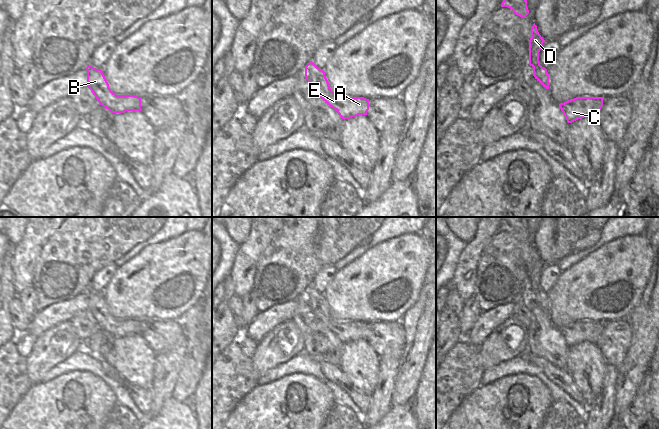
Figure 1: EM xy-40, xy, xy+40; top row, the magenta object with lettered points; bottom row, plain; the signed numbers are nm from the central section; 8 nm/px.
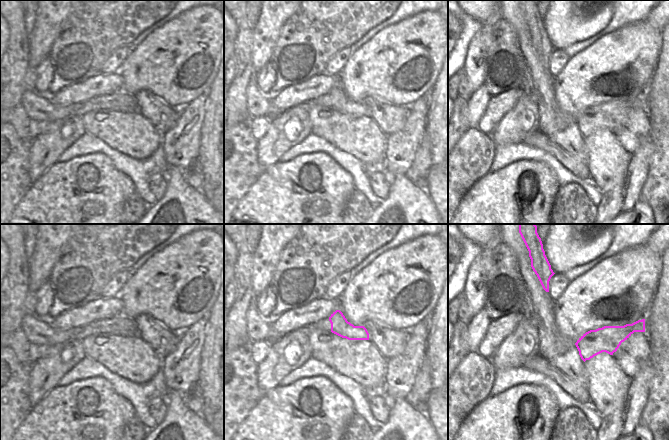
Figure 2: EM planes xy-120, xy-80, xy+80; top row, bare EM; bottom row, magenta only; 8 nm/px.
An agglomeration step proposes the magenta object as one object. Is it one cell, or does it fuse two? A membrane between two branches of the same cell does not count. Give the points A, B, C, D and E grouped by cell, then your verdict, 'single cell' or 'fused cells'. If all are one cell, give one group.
A B C D E; single cell

